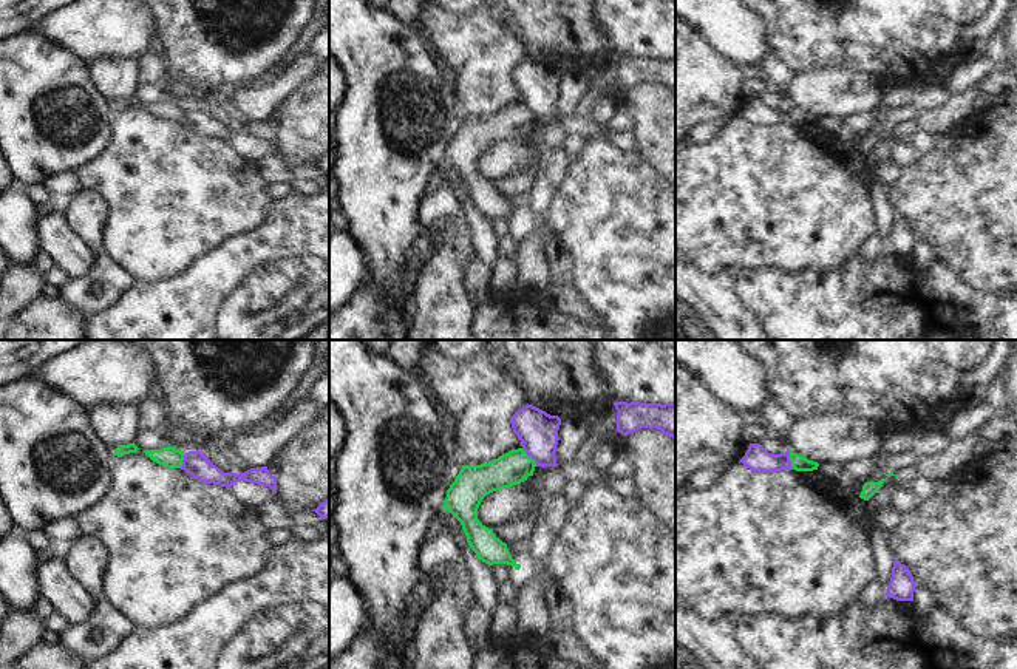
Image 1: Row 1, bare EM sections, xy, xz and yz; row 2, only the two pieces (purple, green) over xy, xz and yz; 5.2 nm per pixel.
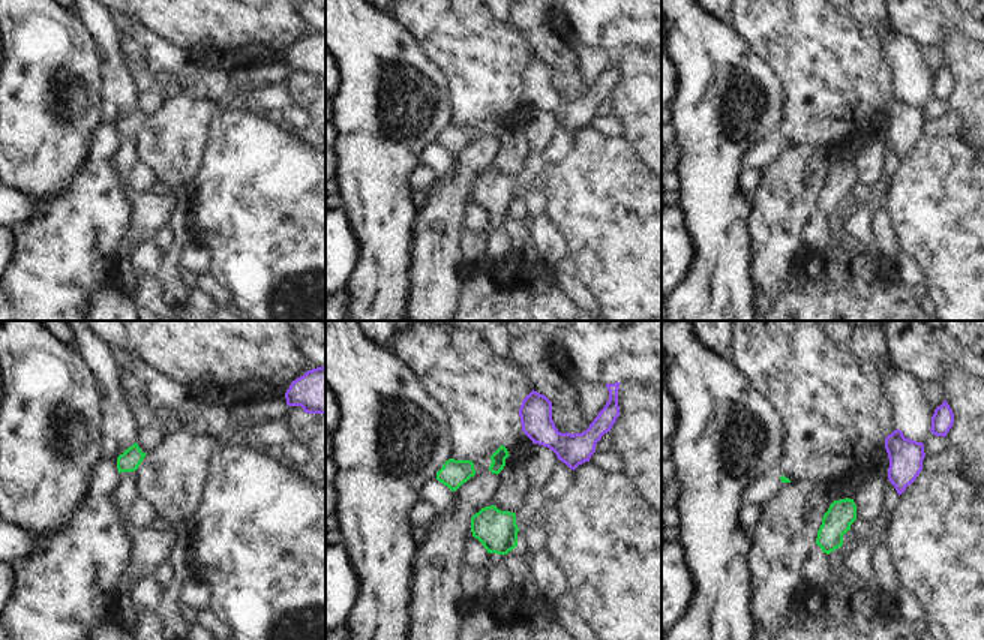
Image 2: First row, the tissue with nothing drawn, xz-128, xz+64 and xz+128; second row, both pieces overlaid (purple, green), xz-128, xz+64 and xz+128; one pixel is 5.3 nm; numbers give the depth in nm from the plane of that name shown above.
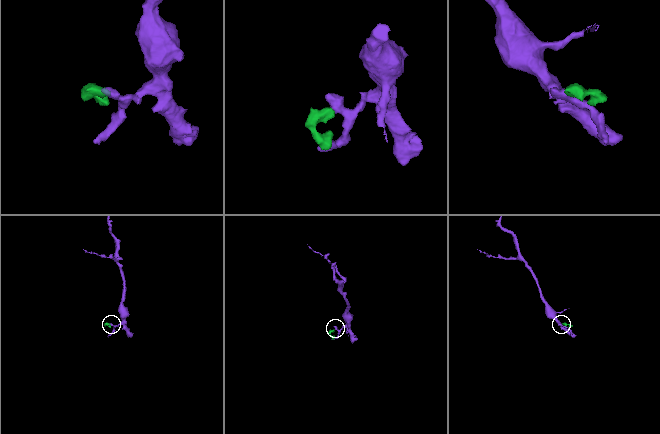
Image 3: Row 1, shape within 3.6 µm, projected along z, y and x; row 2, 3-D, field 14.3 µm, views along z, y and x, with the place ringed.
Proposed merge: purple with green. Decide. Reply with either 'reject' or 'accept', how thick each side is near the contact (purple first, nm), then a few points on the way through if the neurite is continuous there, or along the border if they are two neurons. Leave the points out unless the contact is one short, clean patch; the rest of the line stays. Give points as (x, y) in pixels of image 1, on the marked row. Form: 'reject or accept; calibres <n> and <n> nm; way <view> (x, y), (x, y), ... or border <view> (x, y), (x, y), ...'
reject; calibres 200 and 170 nm; border xz (521, 448), (537, 465)

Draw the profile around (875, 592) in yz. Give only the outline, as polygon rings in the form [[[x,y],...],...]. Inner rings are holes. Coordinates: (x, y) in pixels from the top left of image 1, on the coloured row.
[[[879,579],[873,581],[862,593],[861,601],[867,606],[876,604],[878,601],[886,599],[887,586]]]

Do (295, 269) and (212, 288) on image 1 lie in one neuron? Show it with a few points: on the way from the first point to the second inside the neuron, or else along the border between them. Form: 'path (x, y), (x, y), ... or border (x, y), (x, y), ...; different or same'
path (275, 278), (241, 278), (232, 288); same

